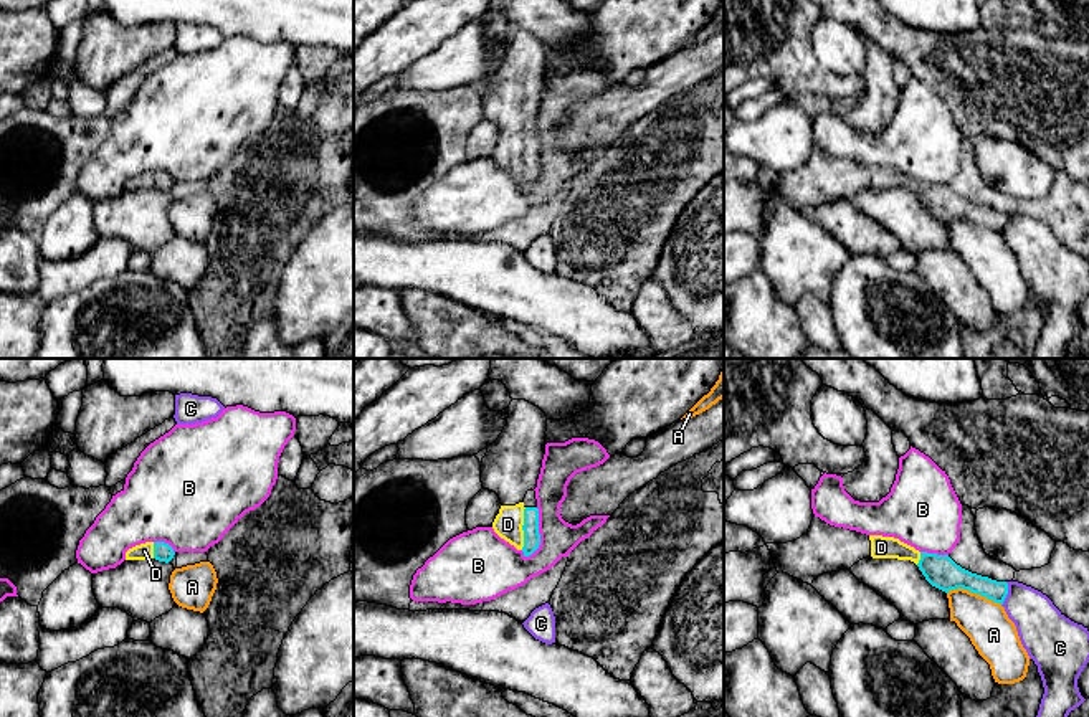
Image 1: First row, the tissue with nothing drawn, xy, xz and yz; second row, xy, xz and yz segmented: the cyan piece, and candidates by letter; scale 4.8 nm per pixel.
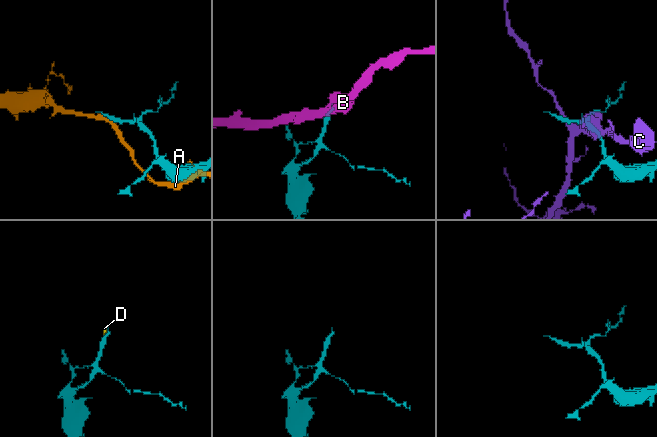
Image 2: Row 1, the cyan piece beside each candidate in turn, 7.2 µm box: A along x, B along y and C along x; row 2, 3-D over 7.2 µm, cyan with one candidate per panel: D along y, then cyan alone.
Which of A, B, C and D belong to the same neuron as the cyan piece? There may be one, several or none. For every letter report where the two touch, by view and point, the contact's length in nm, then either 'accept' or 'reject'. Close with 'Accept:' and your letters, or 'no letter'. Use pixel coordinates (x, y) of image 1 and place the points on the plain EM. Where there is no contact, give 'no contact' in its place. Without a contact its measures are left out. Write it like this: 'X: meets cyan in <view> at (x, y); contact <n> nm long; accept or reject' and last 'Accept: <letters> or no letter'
A: meets cyan in yz at (974, 222); contact 280 nm long; reject
B: meets cyan in xz at (539, 164); contact 260 nm long; reject
C: meets cyan in yz at (1007, 223); contact 120 nm long; reject
D: meets cyan in xz at (523, 159); contact 200 nm long; accept
Accept: D

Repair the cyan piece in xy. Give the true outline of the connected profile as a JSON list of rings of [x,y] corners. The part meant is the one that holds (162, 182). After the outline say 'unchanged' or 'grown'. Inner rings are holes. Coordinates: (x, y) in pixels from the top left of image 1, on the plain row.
[[[145,172],[126,182],[126,190],[150,190],[169,193],[174,188],[174,178],[165,172]]]; grown

